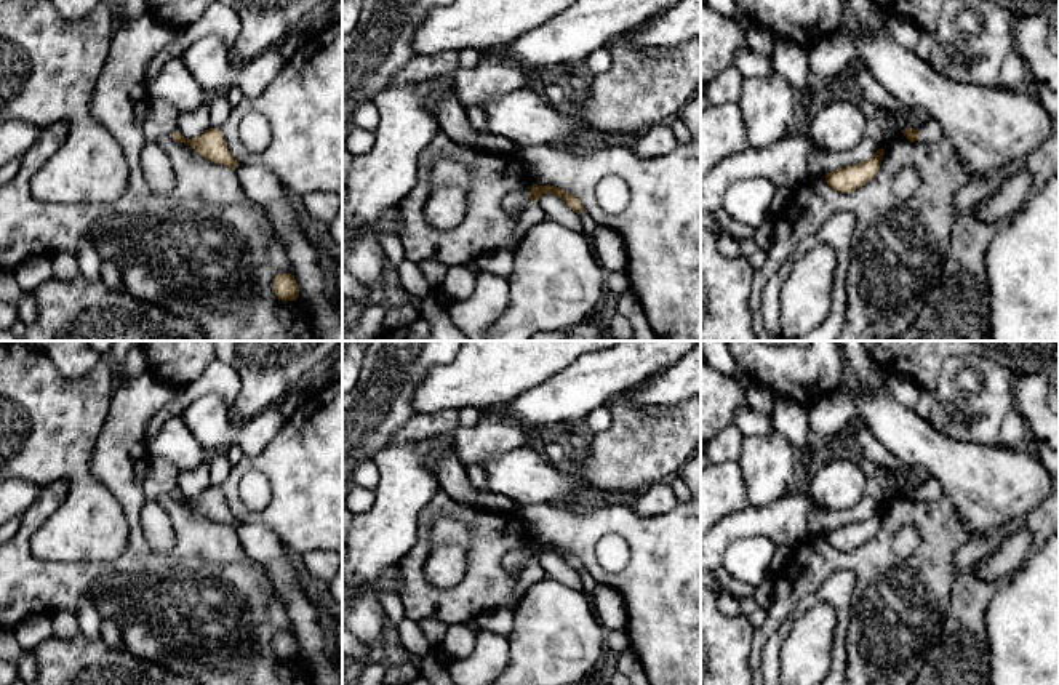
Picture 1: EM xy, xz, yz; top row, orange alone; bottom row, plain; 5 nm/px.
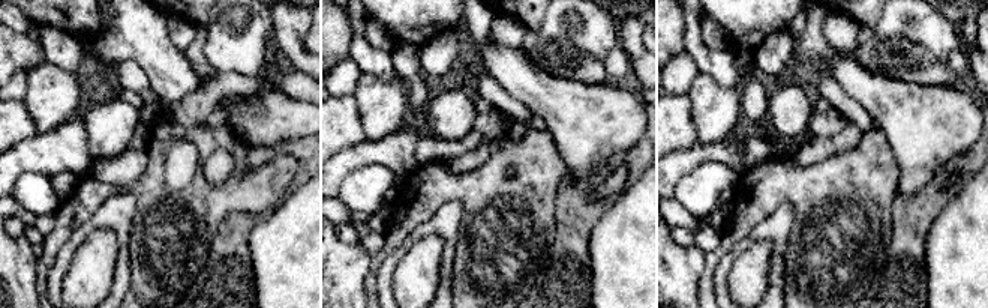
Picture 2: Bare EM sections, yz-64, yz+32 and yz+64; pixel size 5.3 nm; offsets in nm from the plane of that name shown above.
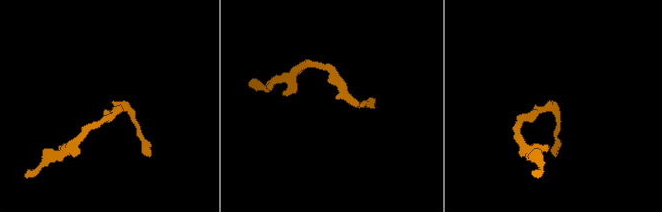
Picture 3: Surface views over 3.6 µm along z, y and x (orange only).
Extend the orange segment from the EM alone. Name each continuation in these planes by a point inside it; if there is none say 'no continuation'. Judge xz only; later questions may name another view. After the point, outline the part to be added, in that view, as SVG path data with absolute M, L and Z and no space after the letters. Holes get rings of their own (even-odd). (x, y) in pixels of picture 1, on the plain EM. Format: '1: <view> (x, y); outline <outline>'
1: xz (533, 572); outline M530 560L528 565L520 571L518 584L515 589L515 595L522 597L522 594L533 584L541 581L545 576L544 568L537 560Z

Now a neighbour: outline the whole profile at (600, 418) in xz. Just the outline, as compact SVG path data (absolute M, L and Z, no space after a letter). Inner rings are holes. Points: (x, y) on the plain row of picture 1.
M605 405L595 408L584 421L587 434L601 432L611 426L611 410Z

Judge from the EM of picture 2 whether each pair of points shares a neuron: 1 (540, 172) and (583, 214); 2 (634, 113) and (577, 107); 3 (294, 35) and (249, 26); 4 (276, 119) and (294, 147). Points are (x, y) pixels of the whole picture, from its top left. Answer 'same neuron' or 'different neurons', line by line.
1: different neurons
2: same neuron
3: different neurons
4: different neurons

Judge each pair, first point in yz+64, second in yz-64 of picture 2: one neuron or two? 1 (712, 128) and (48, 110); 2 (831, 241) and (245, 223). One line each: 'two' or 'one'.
1: one
2: two

